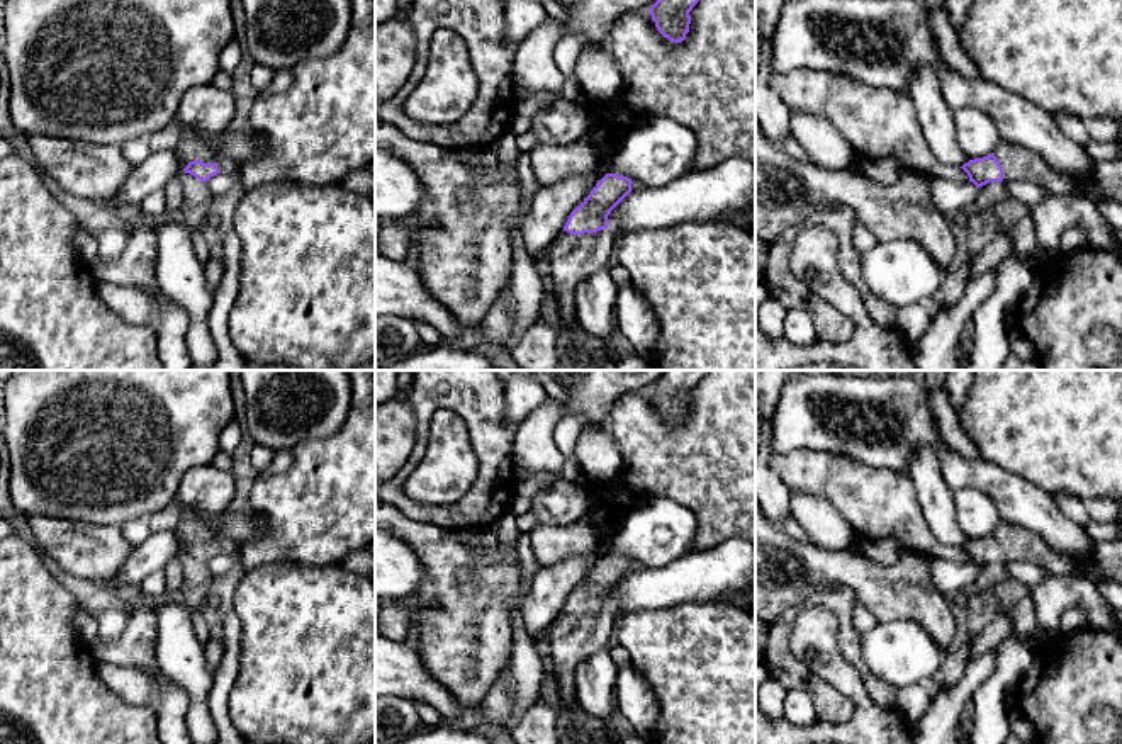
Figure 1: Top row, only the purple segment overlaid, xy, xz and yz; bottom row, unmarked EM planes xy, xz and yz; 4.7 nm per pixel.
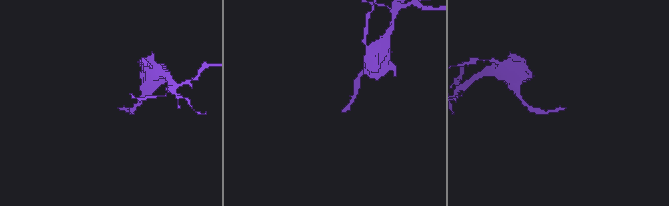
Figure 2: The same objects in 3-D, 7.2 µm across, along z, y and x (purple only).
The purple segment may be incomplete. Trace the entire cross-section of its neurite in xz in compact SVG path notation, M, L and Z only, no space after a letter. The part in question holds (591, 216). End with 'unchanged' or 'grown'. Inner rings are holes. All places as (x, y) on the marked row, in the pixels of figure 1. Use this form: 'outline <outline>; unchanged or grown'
outline M606 173L591 194L584 199L581 206L577 206L564 229L557 234L557 238L550 243L550 287L553 297L558 306L558 319L560 319L560 345L562 357L567 357L574 364L574 370L579 370L584 365L584 370L603 370L601 364L609 360L616 365L620 355L616 355L606 341L594 336L581 336L575 333L574 326L577 323L575 316L575 289L577 285L591 277L592 273L606 268L606 262L613 251L613 246L618 241L618 236L613 229L608 228L608 216L611 211L631 192L631 178Z; grown

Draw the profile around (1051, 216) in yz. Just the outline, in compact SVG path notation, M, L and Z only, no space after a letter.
M1046 195L1029 207L1034 221L1037 251L1027 258L1013 253L1008 258L1018 260L1029 268L1041 267L1049 256L1061 251L1061 234L1069 228L1081 228L1090 246L1115 251L1122 243L1115 238L1097 206L1078 195Z

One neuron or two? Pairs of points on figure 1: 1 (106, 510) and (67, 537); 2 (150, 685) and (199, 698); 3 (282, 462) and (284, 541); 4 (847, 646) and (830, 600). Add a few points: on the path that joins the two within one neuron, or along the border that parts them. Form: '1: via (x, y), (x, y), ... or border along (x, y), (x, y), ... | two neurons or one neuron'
1: border along (48, 517), (119, 527) | two neurons
2: border along (158, 670), (187, 695), (187, 726) | two neurons
3: border along (292, 450), (292, 464), (286, 471), (263, 474) | two neurons
4: via (847, 634), (842, 612) | one neuron

